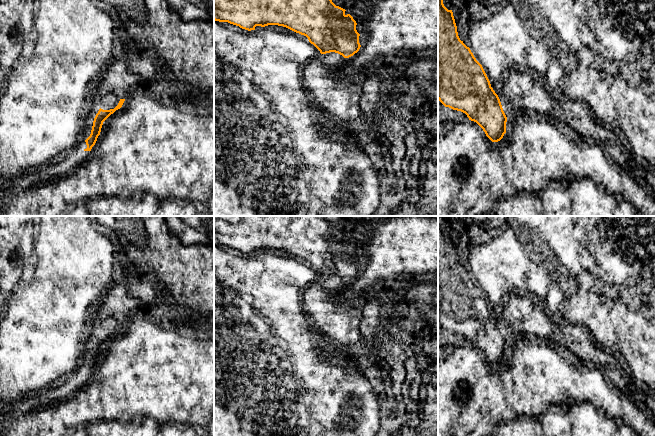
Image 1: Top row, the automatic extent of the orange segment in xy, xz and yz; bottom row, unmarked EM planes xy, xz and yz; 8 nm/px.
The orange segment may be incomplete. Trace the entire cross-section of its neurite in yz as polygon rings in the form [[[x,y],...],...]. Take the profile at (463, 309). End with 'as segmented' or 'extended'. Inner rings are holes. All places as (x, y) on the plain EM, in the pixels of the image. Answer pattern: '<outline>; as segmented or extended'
[[[438,216],[438,324],[445,331],[465,337],[469,344],[476,346],[483,353],[492,366],[498,366],[503,362],[506,357],[506,346],[510,340],[518,337],[541,339],[563,346],[577,356],[581,363],[603,369],[608,381],[623,394],[631,394],[635,391],[635,383],[632,377],[626,373],[613,354],[608,354],[595,345],[594,340],[585,327],[576,324],[562,324],[556,321],[534,298],[528,295],[511,293],[505,306],[501,309],[501,317],[497,319],[491,311],[482,289],[476,284],[470,272],[460,264],[453,236],[444,230],[442,216]]]; extended

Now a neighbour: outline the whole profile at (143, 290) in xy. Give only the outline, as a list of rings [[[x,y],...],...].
[[[140,277],[130,286],[129,293],[131,297],[140,301],[144,310],[154,301],[156,289],[150,277]]]

